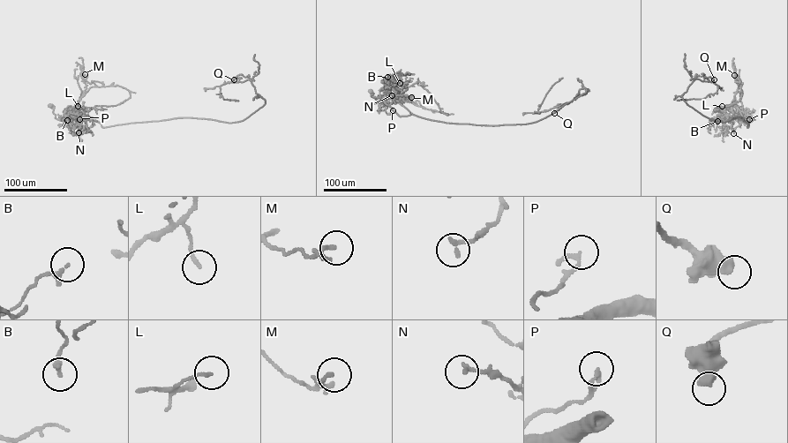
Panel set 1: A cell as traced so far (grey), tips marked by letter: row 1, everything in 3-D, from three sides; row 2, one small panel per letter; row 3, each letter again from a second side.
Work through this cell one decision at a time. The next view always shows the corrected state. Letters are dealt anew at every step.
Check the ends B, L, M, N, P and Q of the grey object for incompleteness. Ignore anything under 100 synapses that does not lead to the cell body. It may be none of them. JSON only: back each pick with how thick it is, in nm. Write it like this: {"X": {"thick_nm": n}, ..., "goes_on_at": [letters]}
{"goes_on_at": []}

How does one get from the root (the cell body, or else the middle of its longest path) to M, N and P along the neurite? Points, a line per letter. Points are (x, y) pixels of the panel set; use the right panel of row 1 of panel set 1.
M: (736, 106), (740, 121), (742, 119), (744, 124), (736, 118), (738, 108), (733, 102), (739, 86), (734, 75)
N: (736, 106), (740, 121), (742, 119), (745, 123), (740, 123), (733, 133)
P: (736, 106), (740, 121), (742, 119), (744, 124), (749, 119)

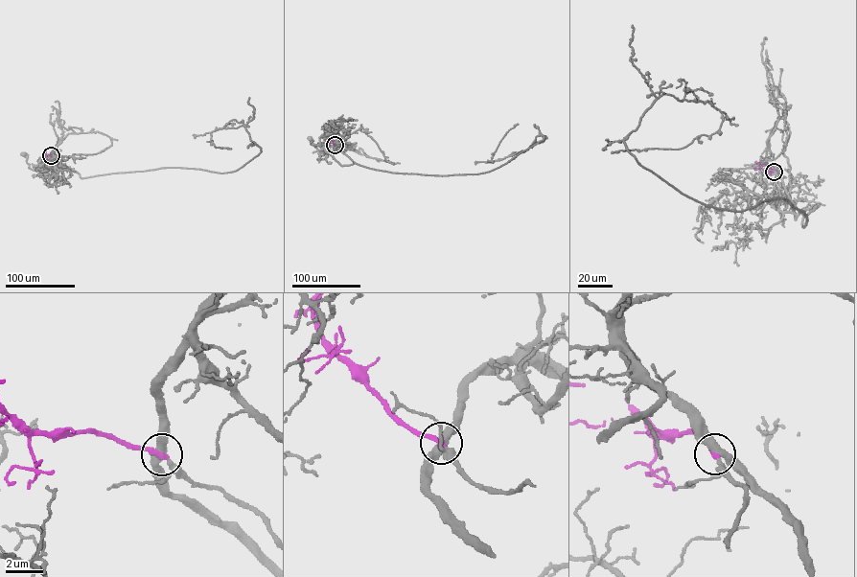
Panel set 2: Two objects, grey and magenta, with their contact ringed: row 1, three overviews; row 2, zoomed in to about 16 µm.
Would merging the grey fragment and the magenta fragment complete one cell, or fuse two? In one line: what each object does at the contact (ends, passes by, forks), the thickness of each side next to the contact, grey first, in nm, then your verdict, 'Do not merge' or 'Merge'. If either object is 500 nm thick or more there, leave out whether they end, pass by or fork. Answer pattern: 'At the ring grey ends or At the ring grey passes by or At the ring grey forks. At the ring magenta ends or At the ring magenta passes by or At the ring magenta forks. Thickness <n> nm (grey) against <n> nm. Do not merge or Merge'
At the ring grey forks. At the ring magenta ends. Thickness 360 nm (grey) against 320 nm. Merge

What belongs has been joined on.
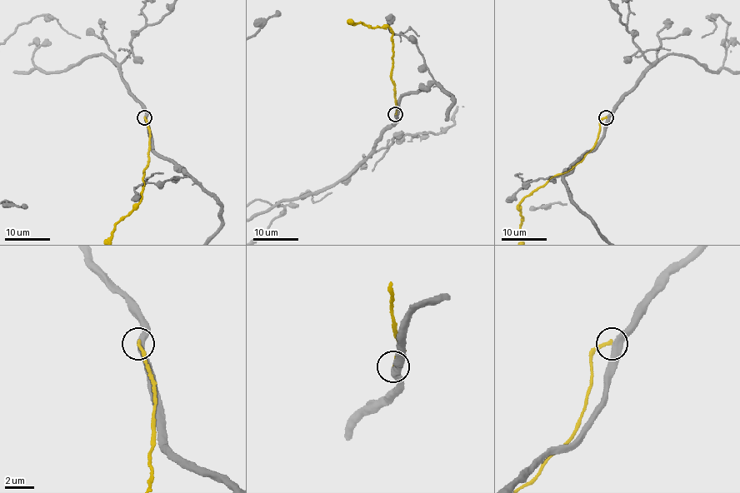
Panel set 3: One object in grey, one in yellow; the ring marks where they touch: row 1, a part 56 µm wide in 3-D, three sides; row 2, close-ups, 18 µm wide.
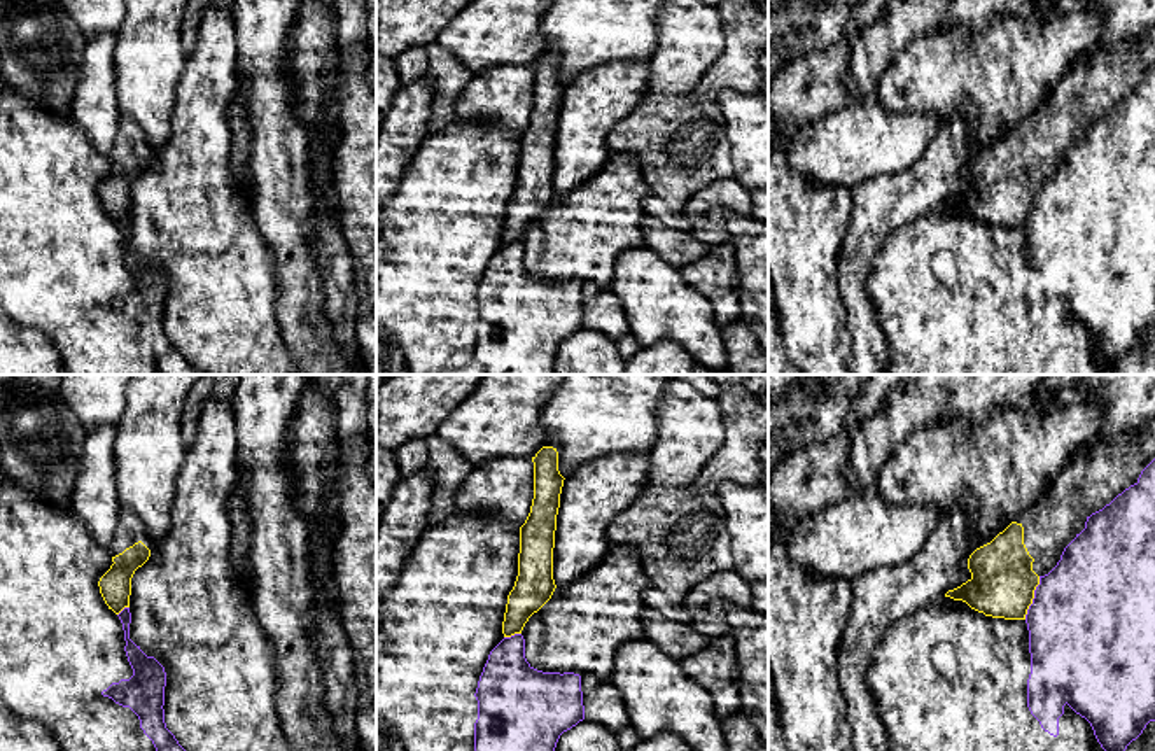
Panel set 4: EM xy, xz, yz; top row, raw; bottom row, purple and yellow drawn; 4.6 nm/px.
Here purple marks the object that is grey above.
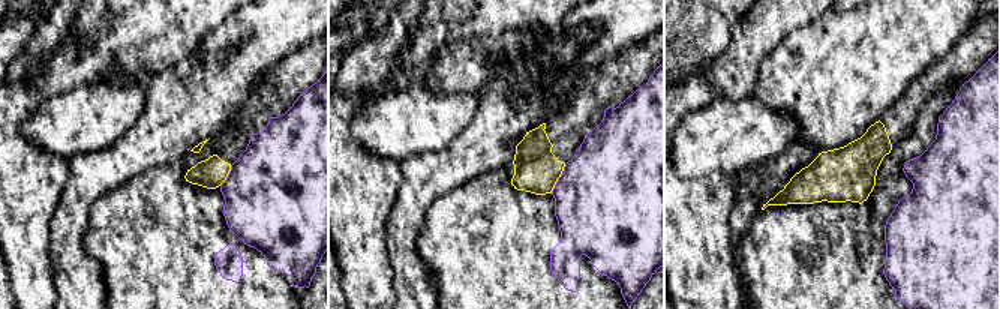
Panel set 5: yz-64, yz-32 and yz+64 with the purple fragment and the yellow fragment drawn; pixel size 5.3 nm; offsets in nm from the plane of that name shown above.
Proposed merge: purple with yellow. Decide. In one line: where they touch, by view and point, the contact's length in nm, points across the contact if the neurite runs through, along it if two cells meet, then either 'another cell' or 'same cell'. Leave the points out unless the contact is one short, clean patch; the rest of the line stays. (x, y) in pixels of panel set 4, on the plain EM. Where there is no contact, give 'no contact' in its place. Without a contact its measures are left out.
meets purple in yz at (1035, 205); contact 220 nm long; border along yz (1040, 184), (1033, 210), (1024, 226); another cell

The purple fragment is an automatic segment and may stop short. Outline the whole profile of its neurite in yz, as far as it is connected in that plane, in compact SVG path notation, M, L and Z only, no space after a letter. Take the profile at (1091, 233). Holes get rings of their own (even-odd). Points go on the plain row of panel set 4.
M1155 67L1138 89L1102 117L1087 124L1085 137L1064 156L1057 173L1034 198L1027 217L1031 282L1027 315L1050 343L1059 343L1059 326L1068 312L1085 326L1116 373L1118 364L1155 329Z

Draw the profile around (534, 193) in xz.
M542 54L534 65L534 107L520 135L518 184L508 203L502 242L522 242L528 226L553 203L553 156L564 84L558 79L558 60Z

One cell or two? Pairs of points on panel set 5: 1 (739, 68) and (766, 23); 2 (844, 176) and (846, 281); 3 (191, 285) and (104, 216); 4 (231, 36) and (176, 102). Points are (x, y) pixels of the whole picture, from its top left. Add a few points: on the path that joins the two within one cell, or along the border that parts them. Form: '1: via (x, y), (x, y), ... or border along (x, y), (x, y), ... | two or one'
1: via (742, 57), (757, 33) | one
2: border along (865, 200), (861, 203), (808, 203) | two
3: via (170, 270), (125, 225) | one
4: via (221, 53), (216, 62), (192, 86) | one

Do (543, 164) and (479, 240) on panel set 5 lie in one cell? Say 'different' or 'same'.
different

